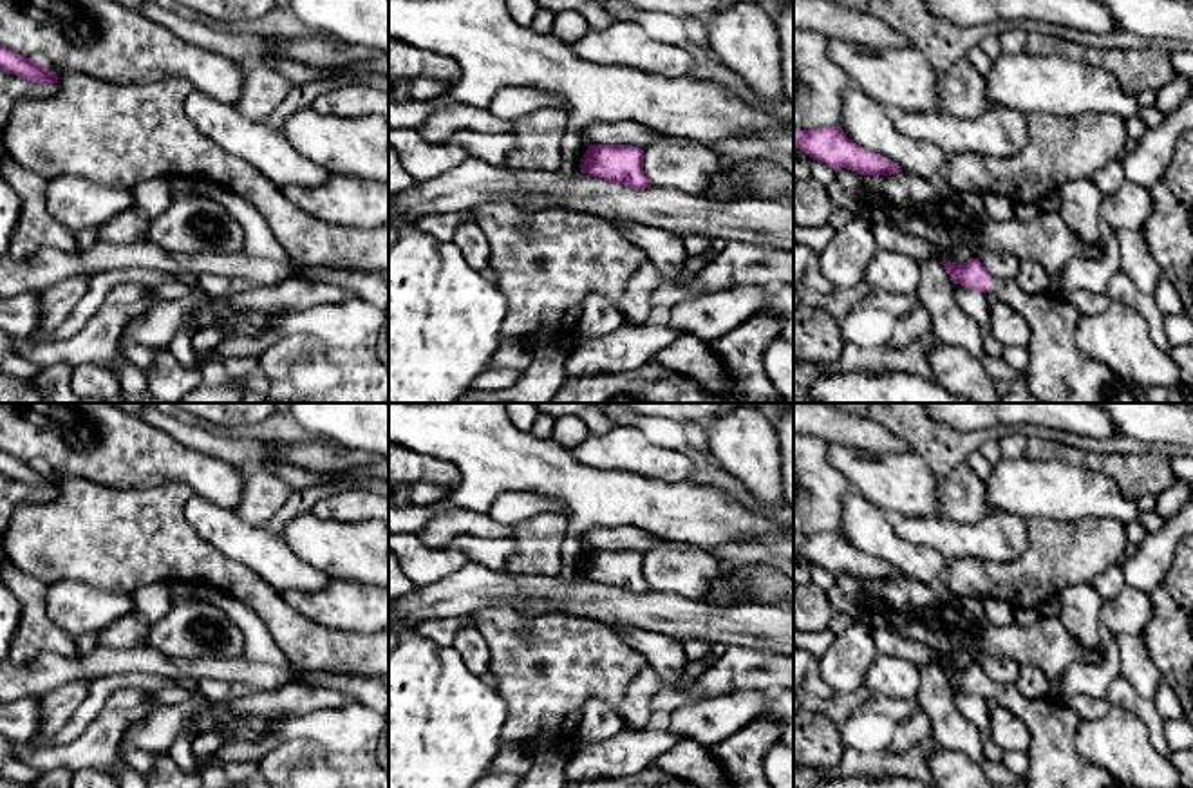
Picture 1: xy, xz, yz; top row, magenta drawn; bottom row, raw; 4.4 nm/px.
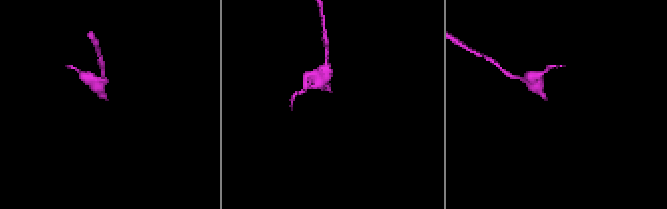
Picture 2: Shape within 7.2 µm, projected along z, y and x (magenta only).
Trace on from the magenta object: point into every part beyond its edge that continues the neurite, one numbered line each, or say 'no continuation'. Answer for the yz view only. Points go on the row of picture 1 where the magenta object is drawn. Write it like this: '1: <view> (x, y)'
1: yz (1058, 373)

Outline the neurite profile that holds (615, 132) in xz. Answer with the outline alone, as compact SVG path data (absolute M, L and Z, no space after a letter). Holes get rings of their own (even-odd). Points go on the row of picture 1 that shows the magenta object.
M634 121L595 123L582 130L580 137L587 145L633 145L647 148L654 132Z

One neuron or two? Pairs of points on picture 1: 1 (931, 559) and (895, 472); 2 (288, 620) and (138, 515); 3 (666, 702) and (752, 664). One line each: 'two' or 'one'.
1: two
2: one
3: one

